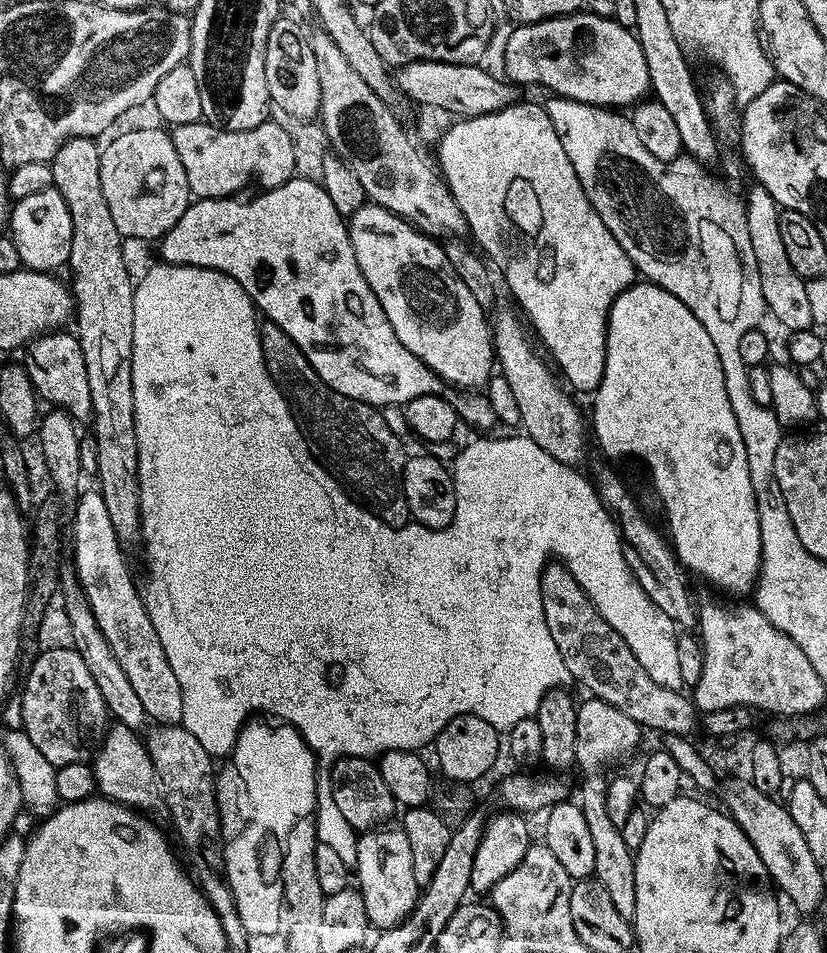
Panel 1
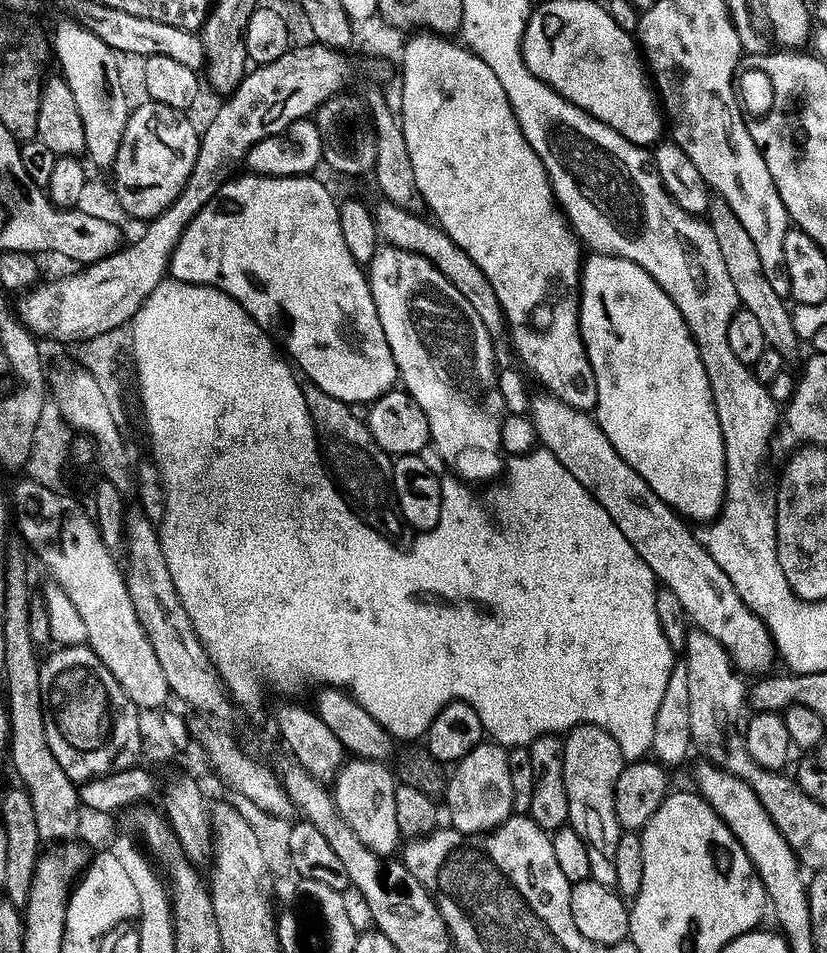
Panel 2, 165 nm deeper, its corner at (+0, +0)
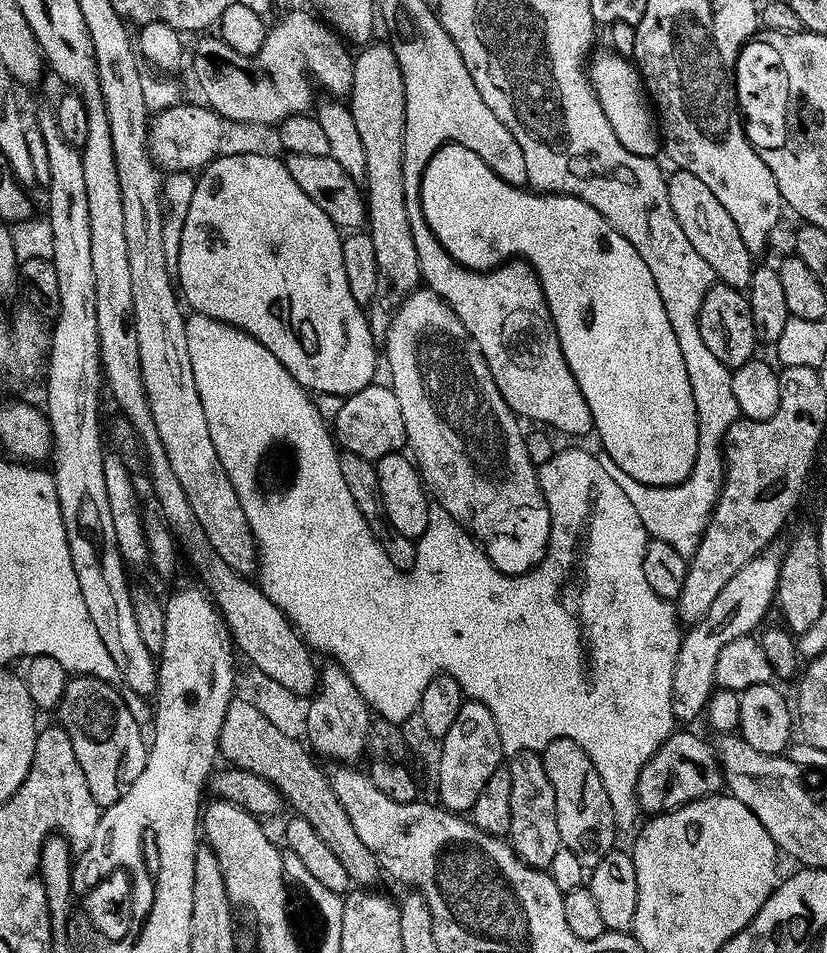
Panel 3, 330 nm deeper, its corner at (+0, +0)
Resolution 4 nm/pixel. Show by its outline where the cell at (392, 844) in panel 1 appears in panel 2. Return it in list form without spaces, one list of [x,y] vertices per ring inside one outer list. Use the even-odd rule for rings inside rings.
[[[349,759],[342,763],[330,784],[332,800],[340,816],[358,834],[358,839],[374,854],[385,858],[393,855],[401,847],[402,837],[398,826],[398,817],[394,815],[394,794],[398,781],[393,769],[387,763],[378,760]]]

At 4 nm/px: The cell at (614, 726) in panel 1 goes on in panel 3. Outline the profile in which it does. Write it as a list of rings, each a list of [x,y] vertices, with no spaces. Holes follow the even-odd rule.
[[[570,738],[551,740],[542,749],[542,755],[546,766],[546,778],[550,778],[550,786],[554,786],[560,843],[572,851],[574,858],[578,858],[578,862],[582,862],[584,869],[591,870],[594,866],[598,866],[598,862],[602,862],[602,858],[606,858],[608,852],[617,847],[618,829],[616,815],[610,802],[610,794],[606,794],[606,786],[598,774],[598,770],[594,770],[594,762],[590,762],[586,750],[582,750],[582,746],[578,746],[578,742],[570,742]]]

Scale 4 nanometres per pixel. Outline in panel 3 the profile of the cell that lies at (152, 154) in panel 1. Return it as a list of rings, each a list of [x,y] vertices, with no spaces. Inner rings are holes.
[[[181,102],[153,117],[149,125],[149,153],[161,171],[171,174],[200,170],[221,153],[225,121],[207,105],[197,104]]]

